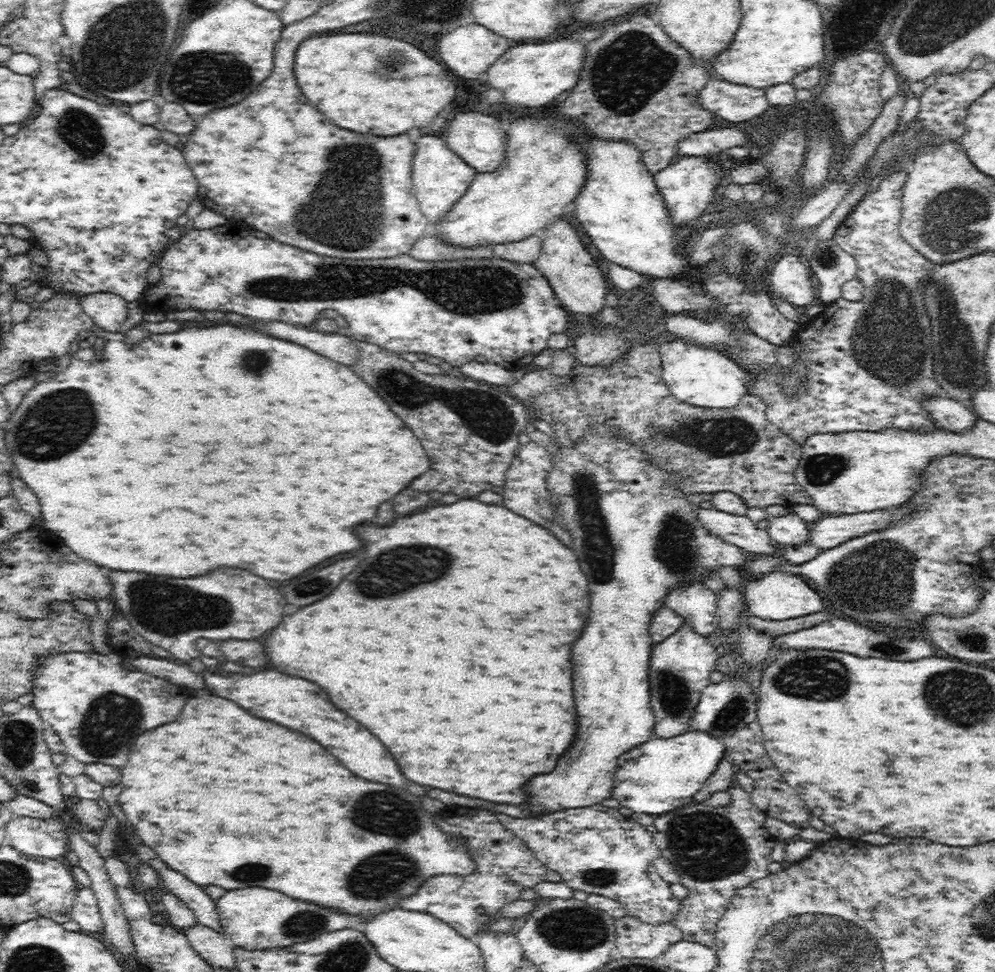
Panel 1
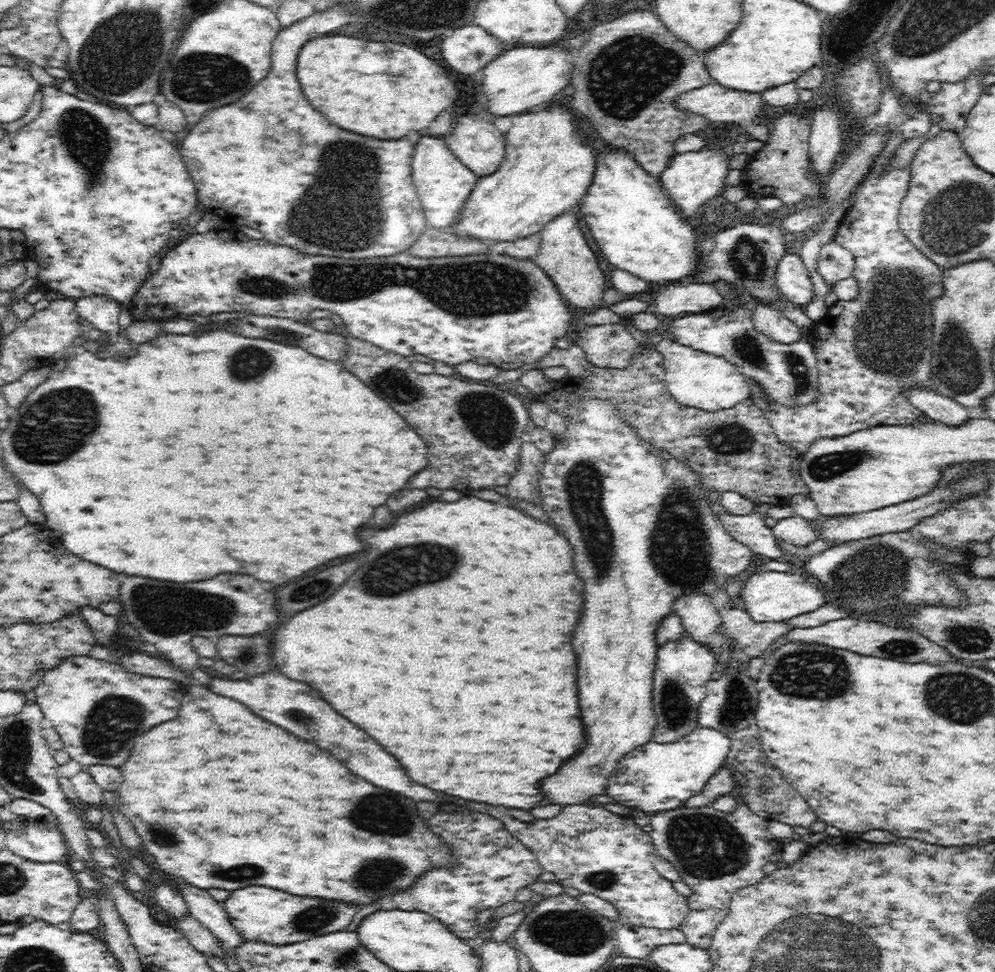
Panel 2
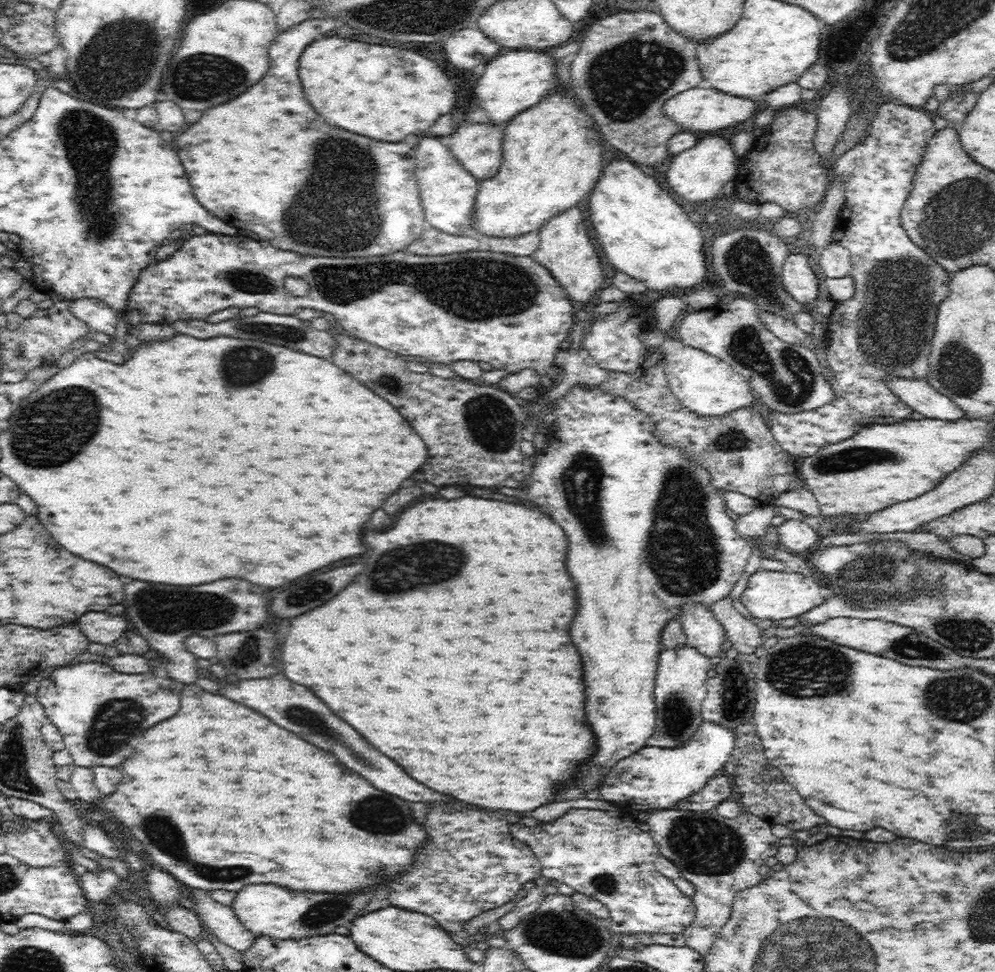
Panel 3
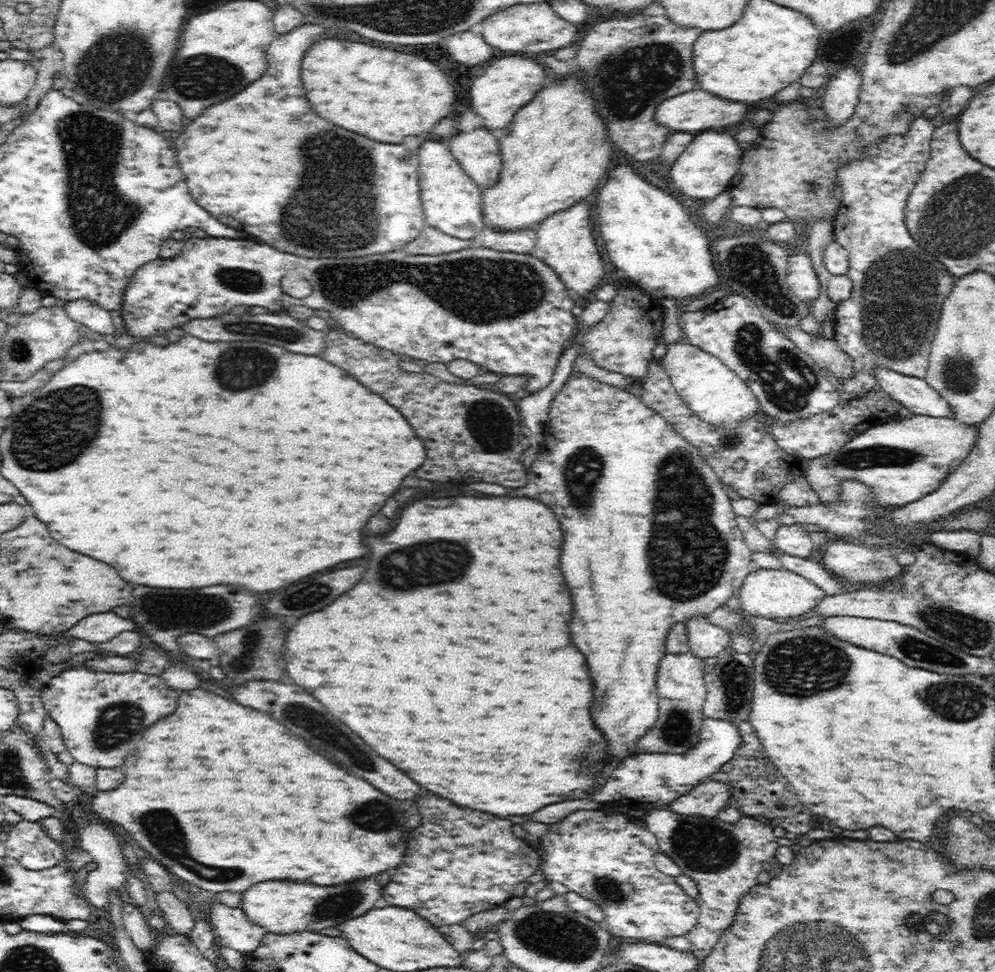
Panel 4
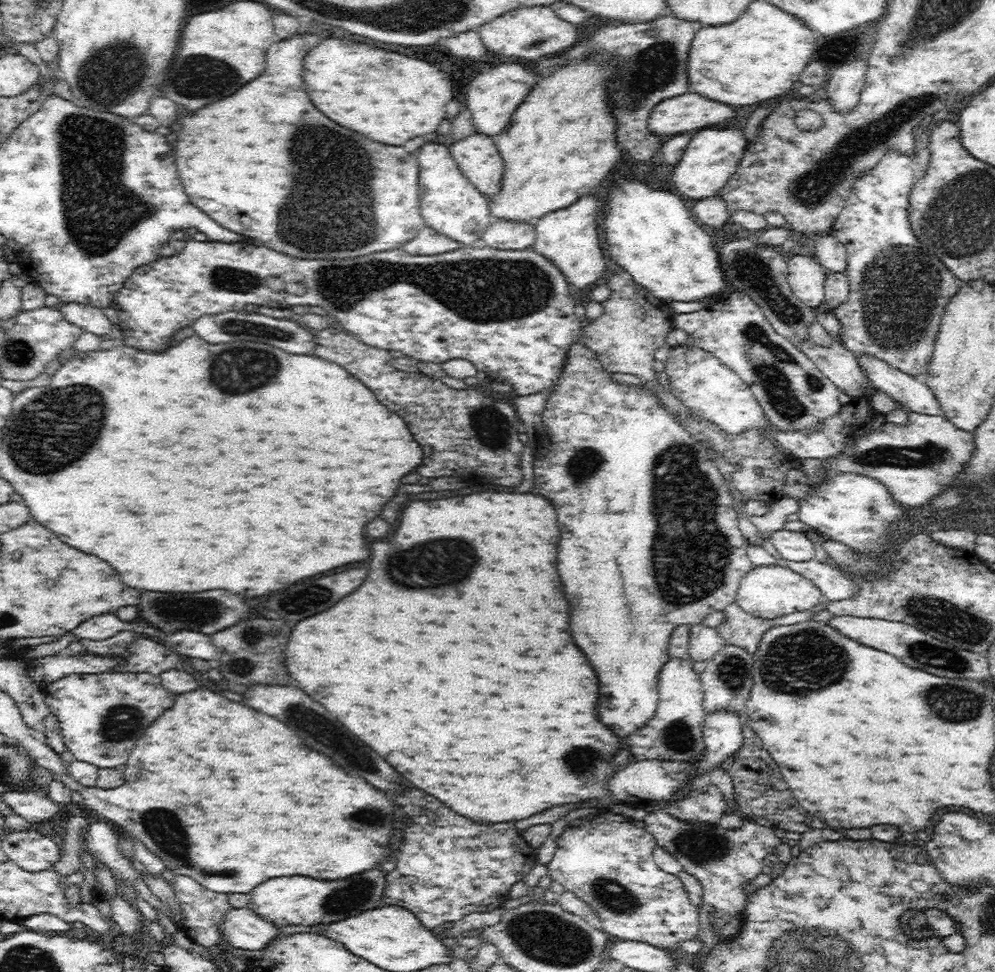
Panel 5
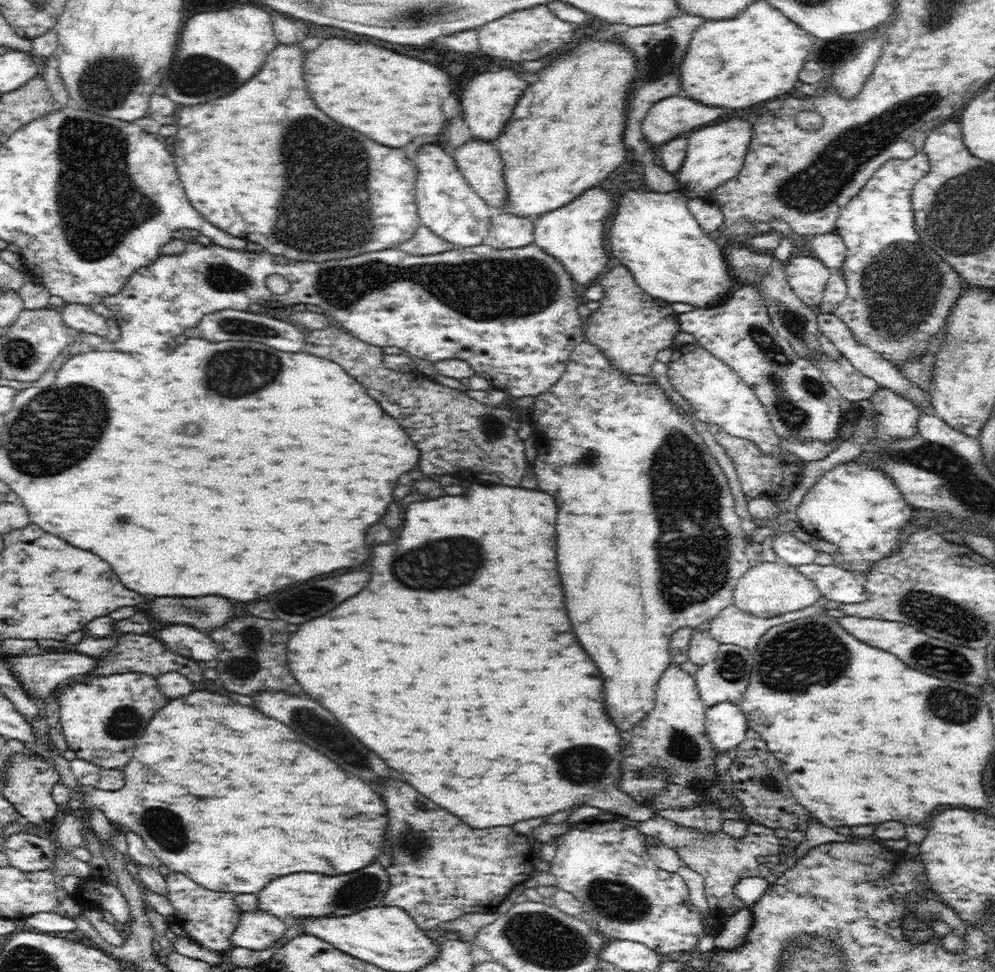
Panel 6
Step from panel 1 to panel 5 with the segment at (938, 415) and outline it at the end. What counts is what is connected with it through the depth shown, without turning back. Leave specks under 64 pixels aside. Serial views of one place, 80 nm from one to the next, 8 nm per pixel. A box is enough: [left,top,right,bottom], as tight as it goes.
[856,353,942,415]

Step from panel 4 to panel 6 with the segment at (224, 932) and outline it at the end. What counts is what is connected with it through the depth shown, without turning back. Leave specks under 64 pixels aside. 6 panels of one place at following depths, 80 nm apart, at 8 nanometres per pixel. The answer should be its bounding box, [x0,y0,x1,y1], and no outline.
[231,912,289,951]

